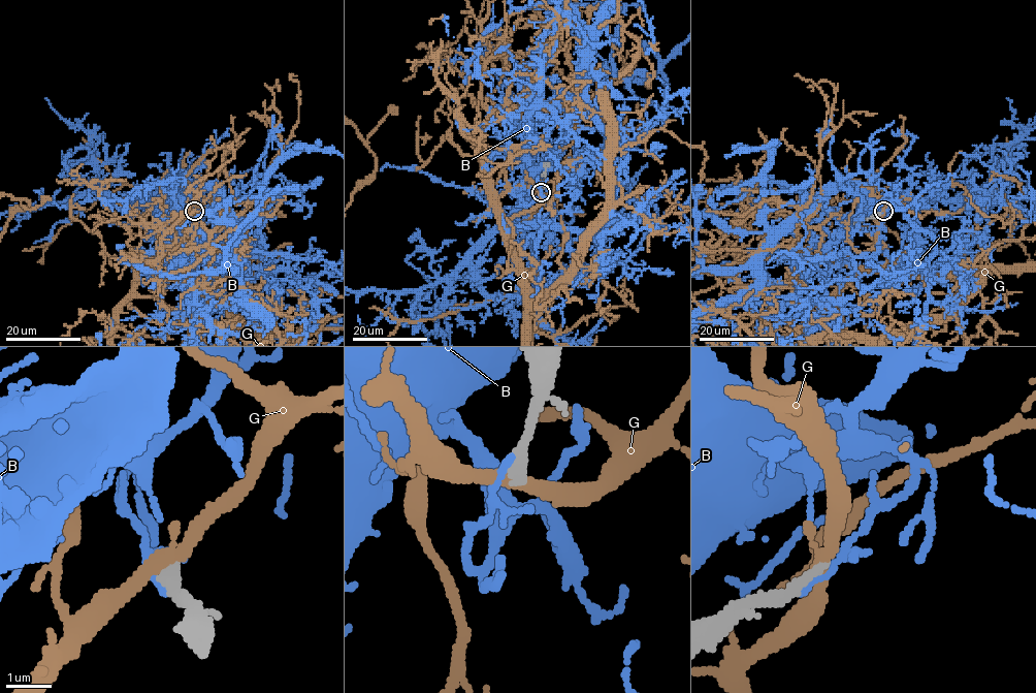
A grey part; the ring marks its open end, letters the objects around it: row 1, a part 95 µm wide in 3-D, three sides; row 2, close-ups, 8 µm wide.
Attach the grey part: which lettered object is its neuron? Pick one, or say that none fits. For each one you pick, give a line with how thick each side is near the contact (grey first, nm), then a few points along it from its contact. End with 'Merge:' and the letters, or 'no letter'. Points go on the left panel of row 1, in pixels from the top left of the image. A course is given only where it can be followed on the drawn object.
Merge: no letter

